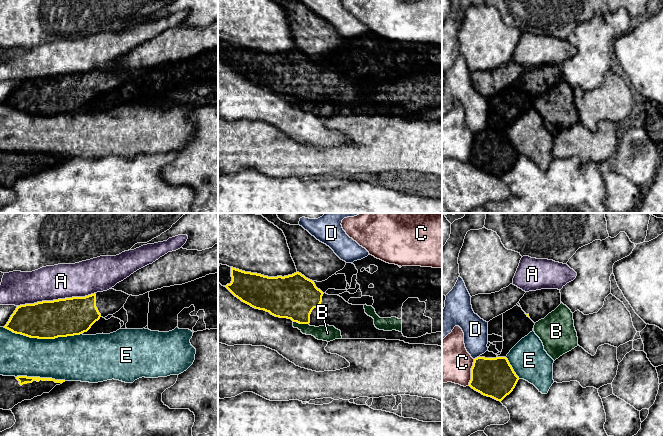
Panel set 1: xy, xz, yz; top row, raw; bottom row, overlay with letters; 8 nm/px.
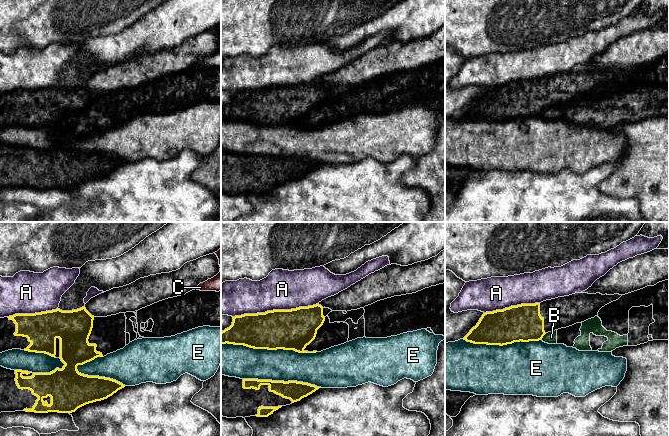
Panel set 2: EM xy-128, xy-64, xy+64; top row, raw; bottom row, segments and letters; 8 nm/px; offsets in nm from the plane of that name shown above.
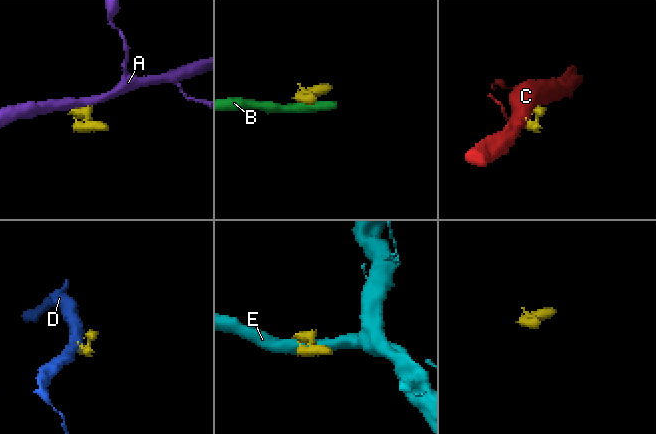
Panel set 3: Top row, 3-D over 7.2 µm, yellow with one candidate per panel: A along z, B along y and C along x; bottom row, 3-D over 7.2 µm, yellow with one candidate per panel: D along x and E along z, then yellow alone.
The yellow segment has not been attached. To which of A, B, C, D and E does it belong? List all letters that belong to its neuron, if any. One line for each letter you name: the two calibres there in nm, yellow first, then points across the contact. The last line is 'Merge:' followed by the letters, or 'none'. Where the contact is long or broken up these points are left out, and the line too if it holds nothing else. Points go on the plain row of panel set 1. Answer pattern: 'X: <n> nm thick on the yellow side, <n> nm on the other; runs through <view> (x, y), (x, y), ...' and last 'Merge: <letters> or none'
Merge: none

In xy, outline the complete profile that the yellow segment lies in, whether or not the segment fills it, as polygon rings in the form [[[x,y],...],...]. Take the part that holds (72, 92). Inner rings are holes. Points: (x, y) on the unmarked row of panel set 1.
[[[109,65],[85,73],[20,81],[4,104],[38,115],[80,111],[101,93],[118,88],[129,72],[122,67]]]

